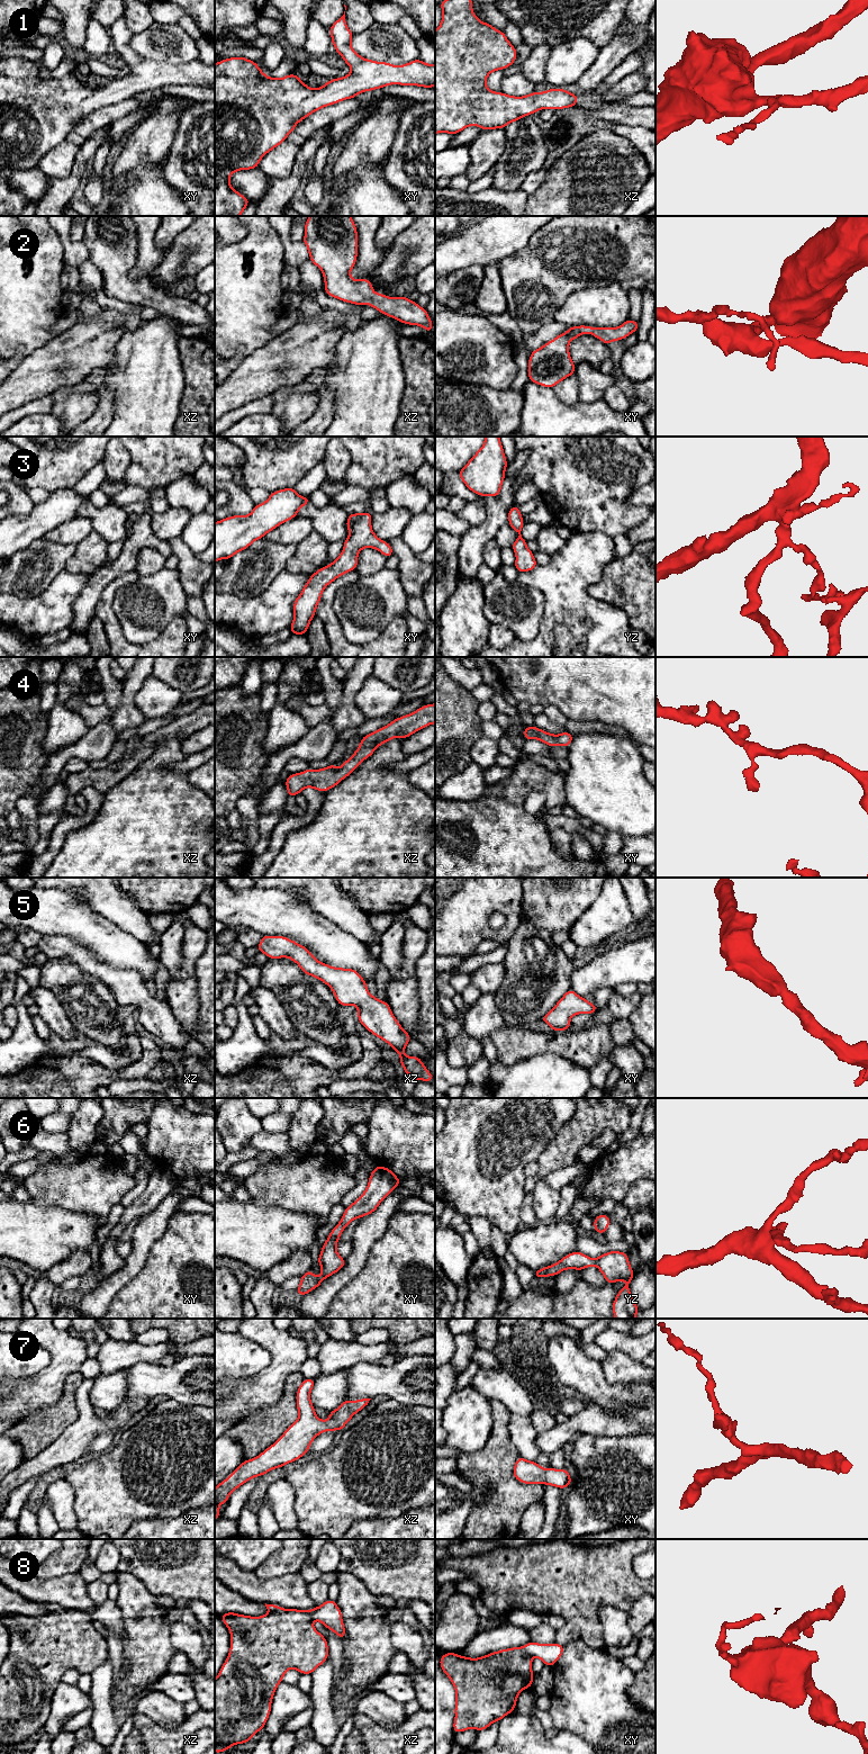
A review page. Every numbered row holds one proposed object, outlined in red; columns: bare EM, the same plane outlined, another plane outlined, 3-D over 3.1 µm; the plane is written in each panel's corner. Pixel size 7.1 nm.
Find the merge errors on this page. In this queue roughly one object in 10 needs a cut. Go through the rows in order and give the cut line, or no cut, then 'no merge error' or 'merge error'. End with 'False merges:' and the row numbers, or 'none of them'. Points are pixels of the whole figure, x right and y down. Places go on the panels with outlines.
1: no cut | no merge error
2: no cut | no merge error
3: no cut | no merge error
4: no cut | no merge error
5: no cut | no merge error
6: no cut | no merge error
7: no cut | no merge error
8: xy (523, 1646), (531, 1657) | merge error
False merges: 8

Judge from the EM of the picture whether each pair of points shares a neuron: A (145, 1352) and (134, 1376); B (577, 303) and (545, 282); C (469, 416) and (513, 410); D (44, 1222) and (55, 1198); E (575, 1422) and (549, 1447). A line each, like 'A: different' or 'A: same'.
A: different
B: different
C: same
D: different
E: same

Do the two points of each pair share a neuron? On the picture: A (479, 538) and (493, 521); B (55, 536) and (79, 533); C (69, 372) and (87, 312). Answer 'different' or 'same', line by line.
A: same
B: same
C: different

